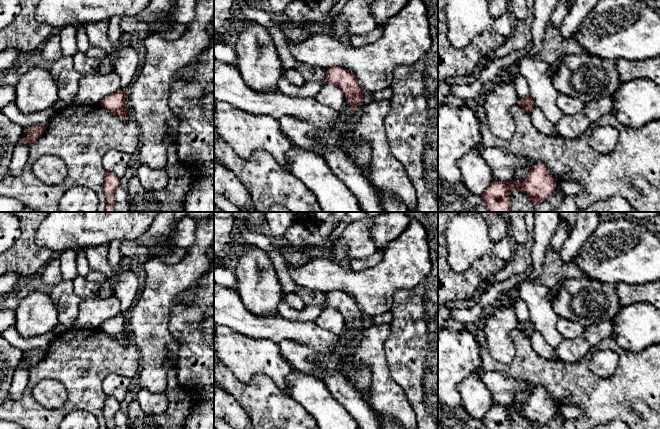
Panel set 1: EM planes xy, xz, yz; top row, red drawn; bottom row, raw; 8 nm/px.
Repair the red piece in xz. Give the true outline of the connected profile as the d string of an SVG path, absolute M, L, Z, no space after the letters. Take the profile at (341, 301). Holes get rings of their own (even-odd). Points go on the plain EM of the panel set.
M340 290L327 293L325 306L335 308L351 328L351 337L355 337L359 330L363 329L363 313L354 299Z

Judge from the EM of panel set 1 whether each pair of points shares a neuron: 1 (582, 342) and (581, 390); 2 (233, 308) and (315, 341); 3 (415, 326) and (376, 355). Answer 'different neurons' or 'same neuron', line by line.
1: different neurons
2: same neuron
3: different neurons

